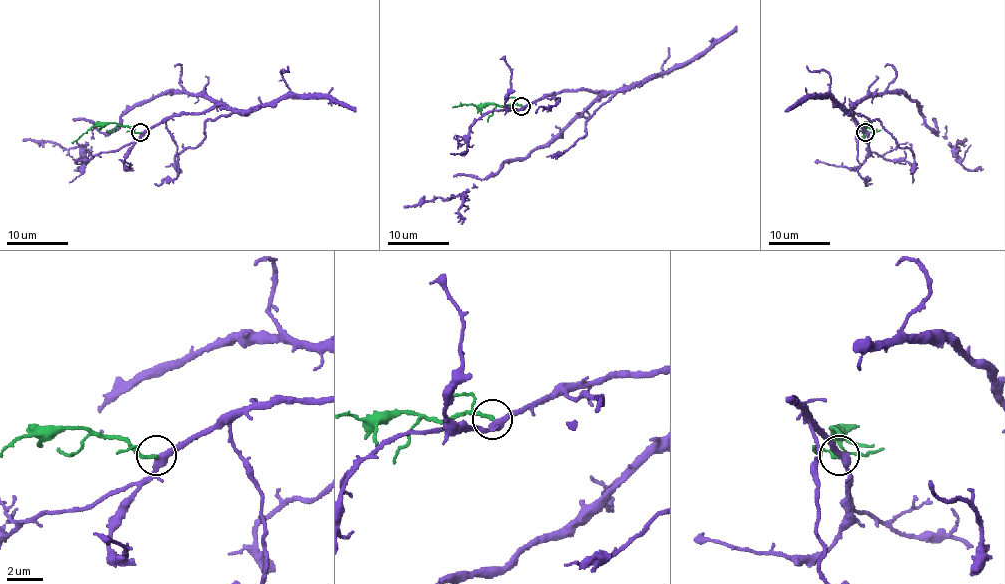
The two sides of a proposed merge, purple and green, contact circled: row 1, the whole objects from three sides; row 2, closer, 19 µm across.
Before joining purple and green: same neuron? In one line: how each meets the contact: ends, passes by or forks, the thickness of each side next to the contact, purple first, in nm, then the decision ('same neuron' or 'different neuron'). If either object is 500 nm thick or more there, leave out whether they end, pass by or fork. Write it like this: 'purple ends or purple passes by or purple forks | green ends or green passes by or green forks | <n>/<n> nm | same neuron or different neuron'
purple passes by | green ends | 400/220 nm | same neuron

